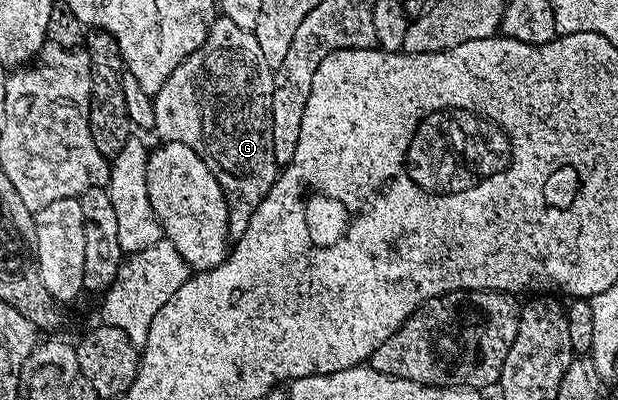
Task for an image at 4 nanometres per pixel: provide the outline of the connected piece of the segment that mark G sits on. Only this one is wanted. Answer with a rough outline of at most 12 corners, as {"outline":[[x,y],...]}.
{"outline":[[217,16],[152,97],[162,143],[197,152],[229,219],[277,183],[275,71]]}

